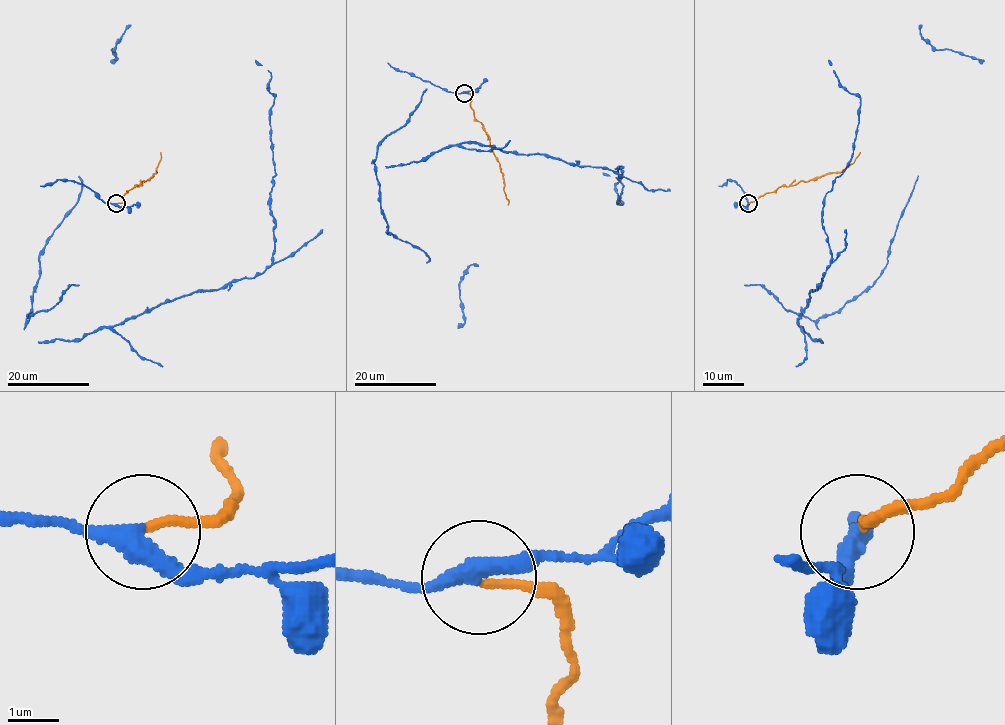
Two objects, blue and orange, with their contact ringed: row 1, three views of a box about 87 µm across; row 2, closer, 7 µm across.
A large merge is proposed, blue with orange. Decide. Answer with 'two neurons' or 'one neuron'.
two neurons

